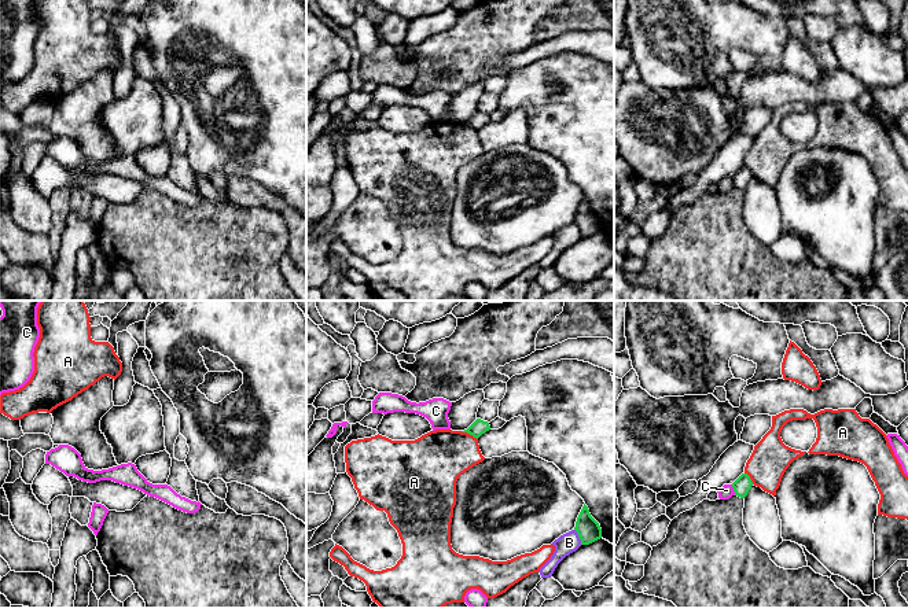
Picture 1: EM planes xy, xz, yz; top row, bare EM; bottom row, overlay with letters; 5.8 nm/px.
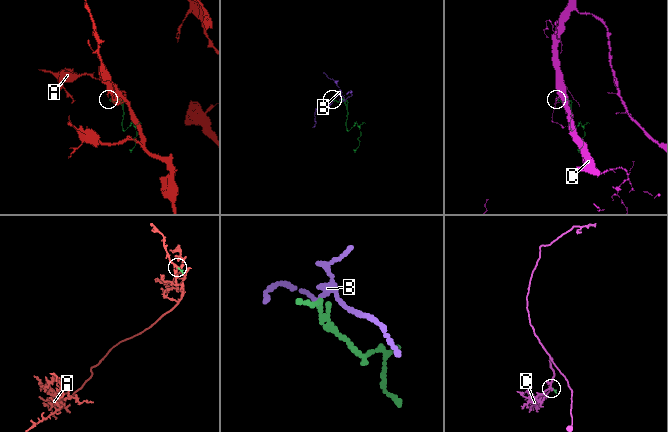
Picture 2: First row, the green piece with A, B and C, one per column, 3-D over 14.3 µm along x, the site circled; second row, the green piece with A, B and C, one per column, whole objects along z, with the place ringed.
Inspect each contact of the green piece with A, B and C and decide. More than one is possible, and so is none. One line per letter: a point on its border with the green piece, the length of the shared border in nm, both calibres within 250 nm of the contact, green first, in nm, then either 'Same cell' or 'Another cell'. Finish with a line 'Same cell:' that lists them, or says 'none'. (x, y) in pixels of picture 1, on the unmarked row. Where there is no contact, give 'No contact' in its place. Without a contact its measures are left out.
A: Touches green at xz (469, 125). Shared border 120 nm. Thickness 90 nm (green) against 340 nm. Another cell
B: Touches green at xz (579, 228). Shared border 100 nm. Thickness 140 nm (green) against 120 nm. Another cell
C: Touches green at yz (734, 183). Shared border 70 nm. Thickness 100 nm (green) against 80 nm. Another cell
Same cell: none

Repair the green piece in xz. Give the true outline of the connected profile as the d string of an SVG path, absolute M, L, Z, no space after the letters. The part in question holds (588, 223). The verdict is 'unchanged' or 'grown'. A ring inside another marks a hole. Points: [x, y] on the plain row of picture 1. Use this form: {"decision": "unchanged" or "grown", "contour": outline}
{"decision": "unchanged", "contour": "M585 196L577 210L574 222L581 232L581 237L589 237L602 231L602 221L599 215L591 209Z"}

